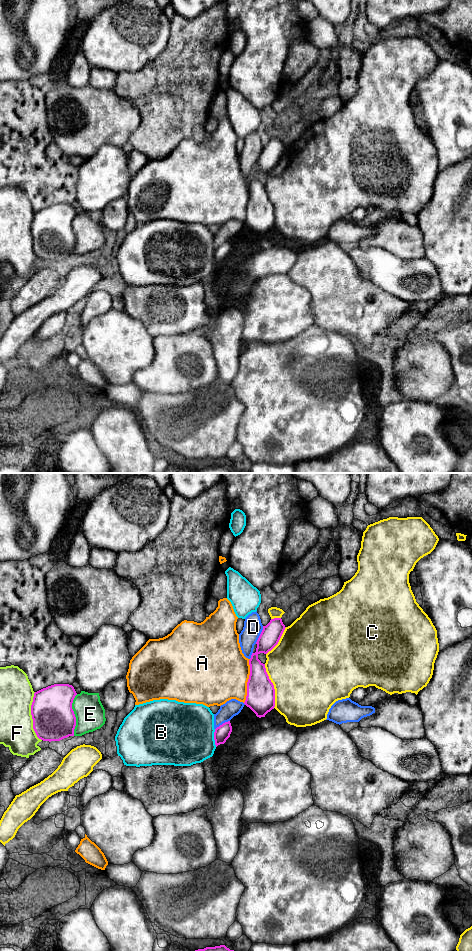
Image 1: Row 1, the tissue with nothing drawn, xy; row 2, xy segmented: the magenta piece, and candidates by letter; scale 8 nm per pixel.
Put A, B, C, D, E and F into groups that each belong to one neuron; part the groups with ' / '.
A / B / C / D / E / F

